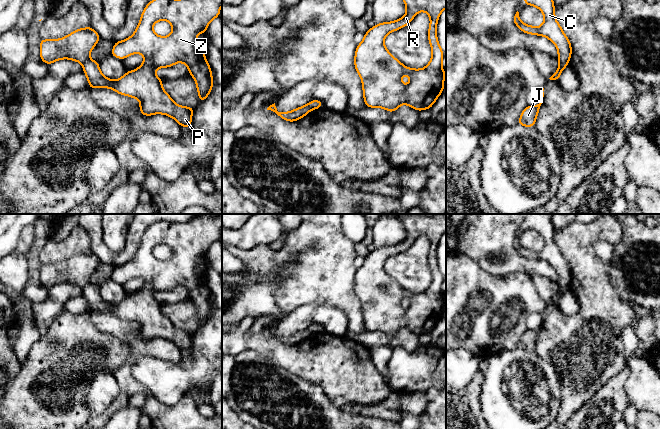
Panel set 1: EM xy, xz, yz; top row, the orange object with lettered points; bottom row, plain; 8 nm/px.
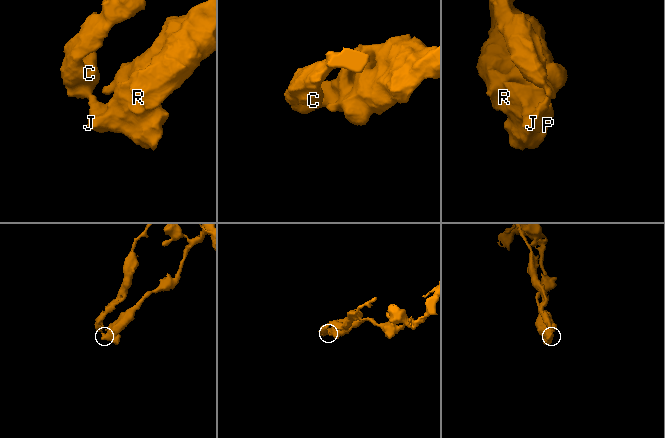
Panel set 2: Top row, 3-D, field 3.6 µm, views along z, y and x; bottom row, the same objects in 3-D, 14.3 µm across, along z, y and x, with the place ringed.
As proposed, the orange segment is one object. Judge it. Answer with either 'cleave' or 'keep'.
cleave

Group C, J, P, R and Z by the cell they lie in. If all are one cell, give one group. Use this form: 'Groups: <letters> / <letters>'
Groups: C / J P R Z

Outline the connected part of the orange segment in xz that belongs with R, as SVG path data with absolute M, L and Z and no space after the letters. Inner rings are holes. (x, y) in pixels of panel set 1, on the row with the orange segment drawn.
M446 0L403 1L406 14L396 21L369 28L355 51L355 69L362 80L364 103L370 108L395 112L400 105L406 104L422 111L430 109L444 90L446 73L442 68L443 50L437 40L437 22L446 8ZM421 11L430 17L428 40L432 57L426 67L412 69L391 55L384 40L389 33L406 27ZM405 74L410 77L406 86L401 82Z

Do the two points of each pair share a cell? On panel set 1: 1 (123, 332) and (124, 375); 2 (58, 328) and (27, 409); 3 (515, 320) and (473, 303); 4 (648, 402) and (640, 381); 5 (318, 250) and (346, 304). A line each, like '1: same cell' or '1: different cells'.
1: same cell
2: same cell
3: same cell
4: same cell
5: same cell

